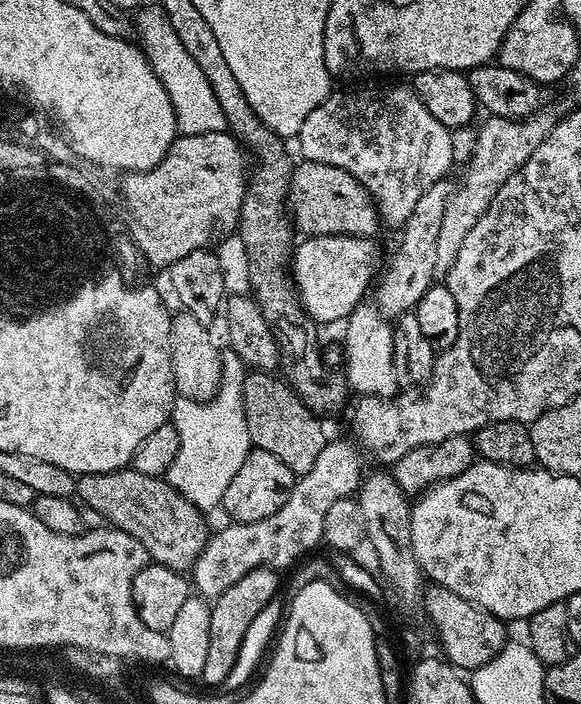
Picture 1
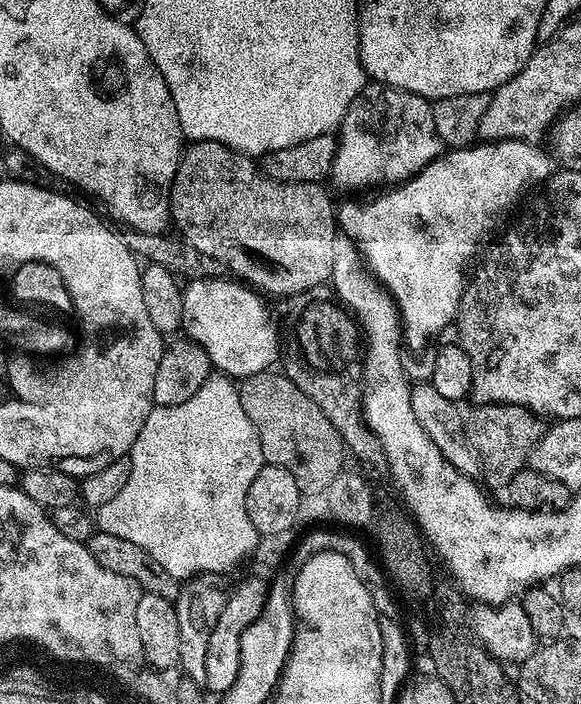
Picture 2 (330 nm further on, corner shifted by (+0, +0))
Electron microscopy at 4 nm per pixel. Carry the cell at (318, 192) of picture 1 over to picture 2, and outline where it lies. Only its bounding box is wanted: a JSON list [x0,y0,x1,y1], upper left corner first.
[168,140,338,296]

